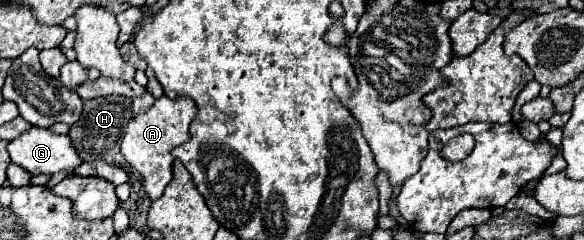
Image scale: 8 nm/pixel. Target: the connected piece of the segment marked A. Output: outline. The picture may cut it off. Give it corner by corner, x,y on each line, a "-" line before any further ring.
168,96
158,98
146,112
140,112
134,116
126,128
126,134
122,138
122,154
126,162
144,178
144,190
146,194
156,200
162,196
164,186
172,178
172,148
186,142
188,126
196,116
196,104
188,96
180,96
176,100
170,100

